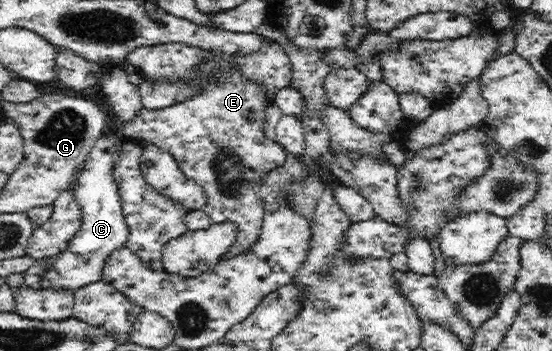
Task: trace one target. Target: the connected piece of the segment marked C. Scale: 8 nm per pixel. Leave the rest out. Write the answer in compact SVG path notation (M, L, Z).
M120 125L114 127L115 133L105 134L107 137L97 141L87 155L83 169L78 173L72 185L72 196L79 204L81 225L73 235L67 250L54 257L35 260L29 269L24 270L23 281L18 288L33 292L43 291L77 291L83 286L102 279L102 270L109 257L124 247L129 235L127 224L120 211L119 195L116 184L112 181L111 165L116 139L124 138Z

